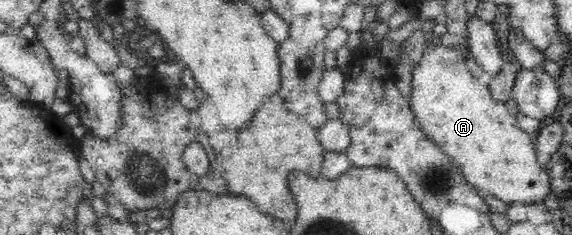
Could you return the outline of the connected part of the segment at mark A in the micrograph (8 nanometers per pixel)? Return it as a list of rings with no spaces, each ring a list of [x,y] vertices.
[[[436,42],[430,46],[428,44],[422,59],[415,64],[412,74],[409,105],[418,127],[453,160],[462,179],[468,182],[468,185],[478,191],[486,190],[486,195],[492,195],[506,204],[542,204],[551,196],[551,176],[536,162],[537,152],[534,150],[532,138],[519,128],[515,116],[508,112],[504,103],[492,99],[489,88],[481,86],[472,76],[466,67],[465,54],[452,46],[435,46]]]

